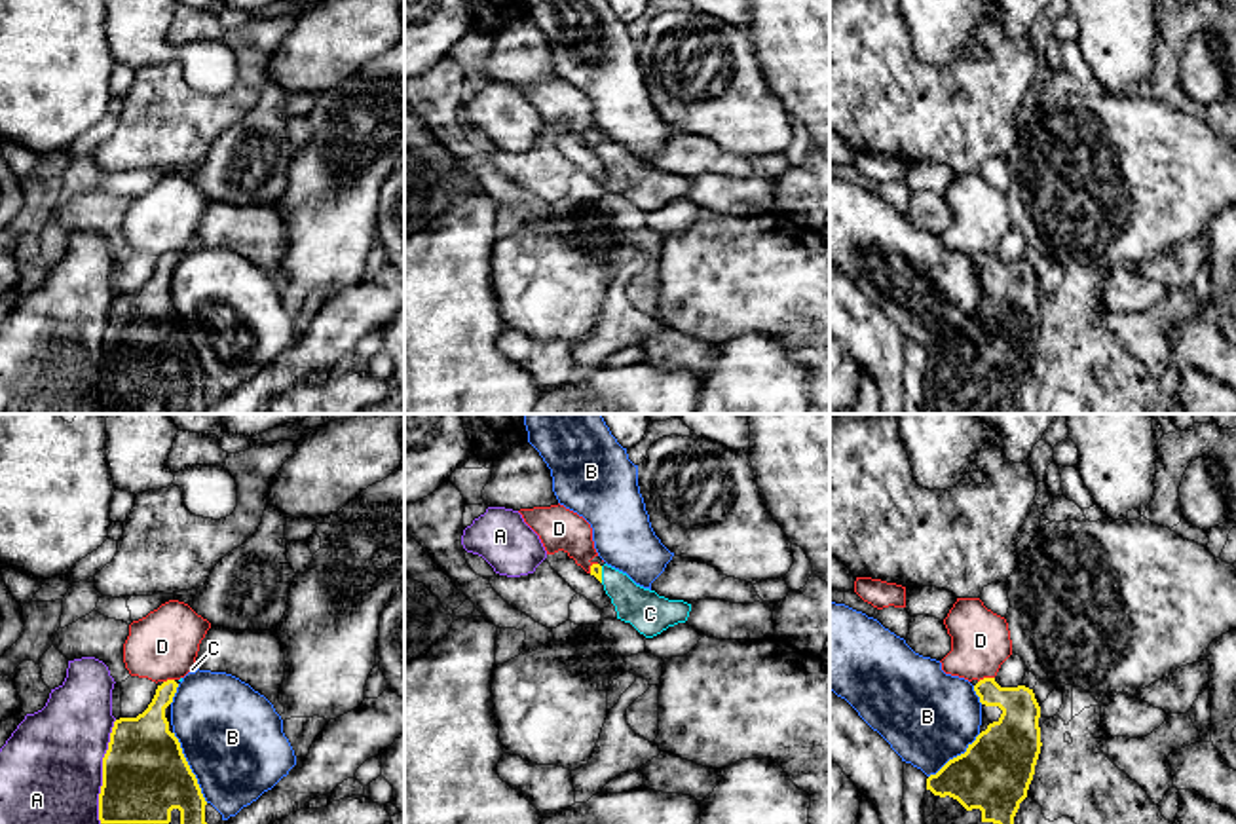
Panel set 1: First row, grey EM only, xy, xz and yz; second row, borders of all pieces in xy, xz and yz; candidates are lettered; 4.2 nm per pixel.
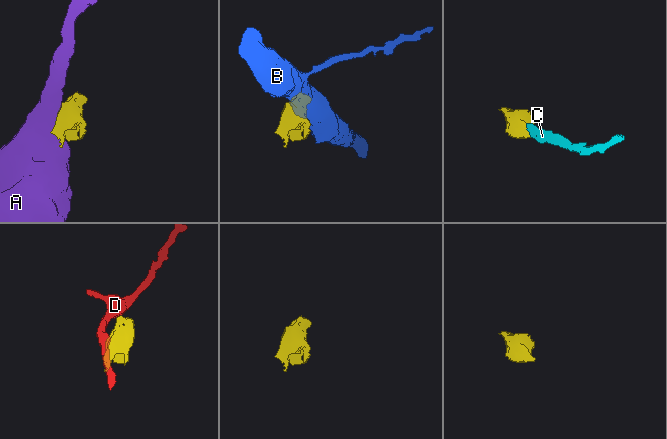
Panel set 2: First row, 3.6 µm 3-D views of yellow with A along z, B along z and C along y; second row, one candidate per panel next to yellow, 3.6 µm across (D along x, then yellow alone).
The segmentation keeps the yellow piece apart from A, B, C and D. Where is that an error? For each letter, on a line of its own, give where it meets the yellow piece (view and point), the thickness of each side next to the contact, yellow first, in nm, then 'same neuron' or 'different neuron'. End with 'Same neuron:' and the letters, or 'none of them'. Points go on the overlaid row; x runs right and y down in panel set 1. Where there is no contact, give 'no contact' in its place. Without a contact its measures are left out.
A: meets yellow in xy at (103, 771); 360 nm thick on the yellow side, 440 nm on the other; different neuron
B: meets yellow in xy at (188, 767); 360 nm thick on the yellow side, 440 nm on the other; different neuron
C: meets yellow in xz at (600, 574); 50 nm thick on the yellow side, 170 nm on the other; same neuron
D: meets yellow in yz at (986, 678); 180 nm thick on the yellow side, 260 nm on the other; different neuron
Same neuron: C

